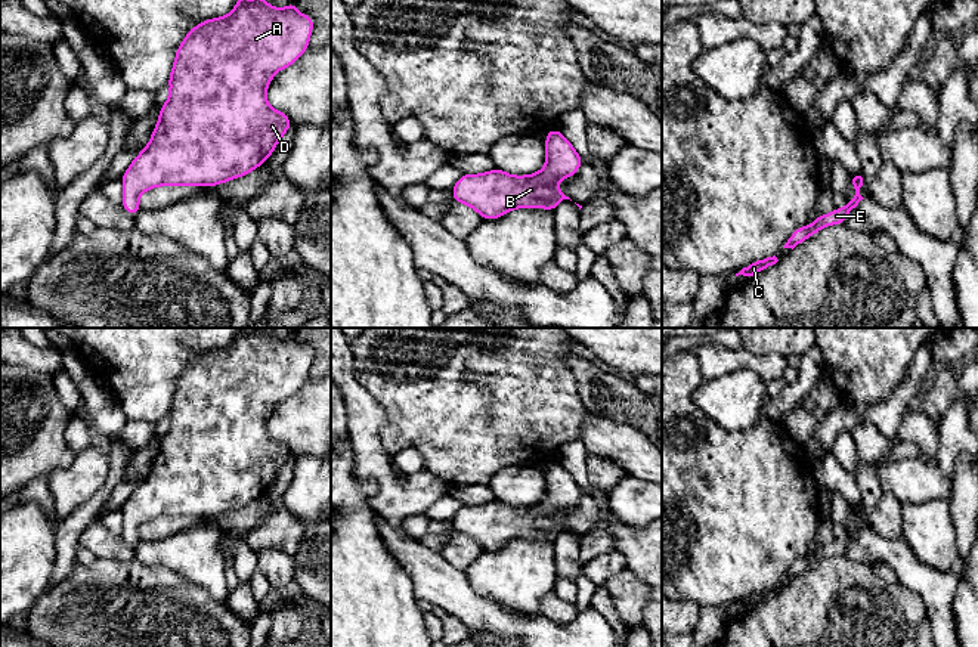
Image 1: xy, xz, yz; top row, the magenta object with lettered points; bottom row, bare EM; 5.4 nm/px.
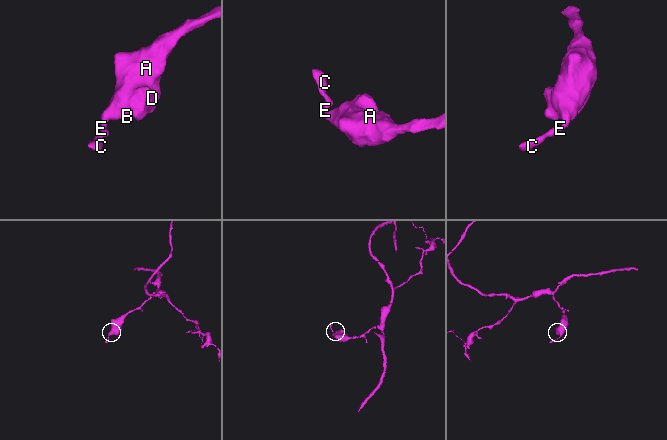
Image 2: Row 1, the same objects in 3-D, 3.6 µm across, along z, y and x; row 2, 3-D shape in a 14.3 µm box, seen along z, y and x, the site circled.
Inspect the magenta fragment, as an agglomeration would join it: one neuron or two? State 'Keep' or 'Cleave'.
Keep

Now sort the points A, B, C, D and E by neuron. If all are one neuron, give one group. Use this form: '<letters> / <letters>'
A B C D E

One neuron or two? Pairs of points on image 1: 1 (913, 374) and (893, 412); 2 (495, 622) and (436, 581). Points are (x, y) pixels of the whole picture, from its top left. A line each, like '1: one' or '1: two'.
1: one
2: one

